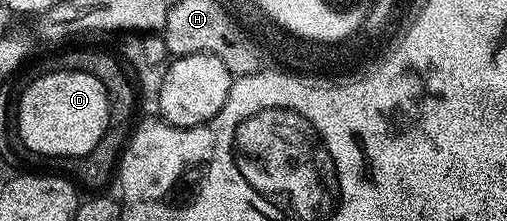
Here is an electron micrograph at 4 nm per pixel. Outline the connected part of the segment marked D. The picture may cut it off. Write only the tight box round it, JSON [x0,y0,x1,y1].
[16,71,110,157]

